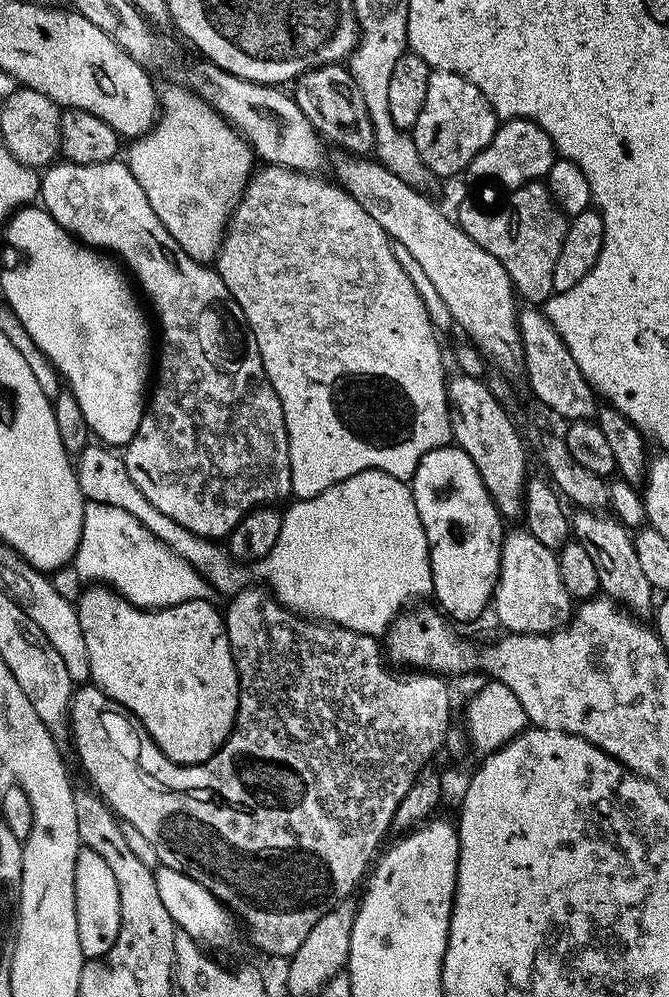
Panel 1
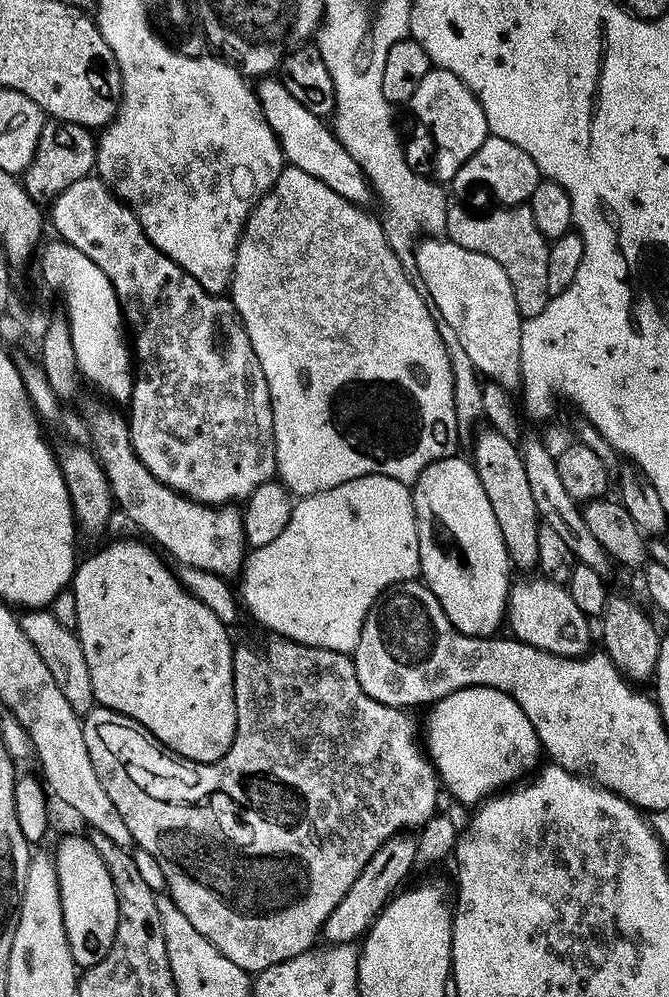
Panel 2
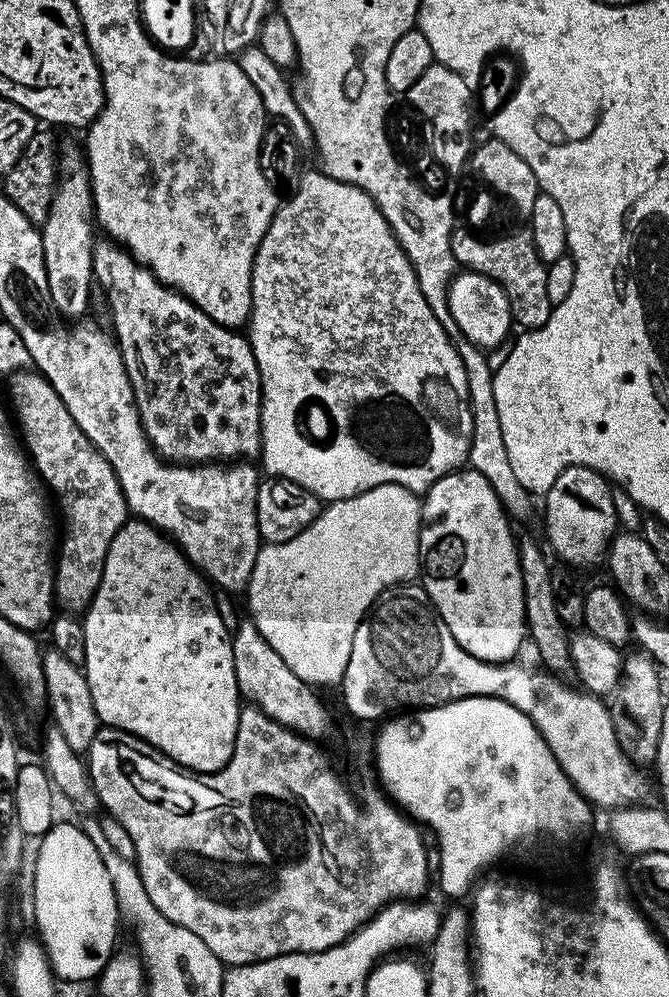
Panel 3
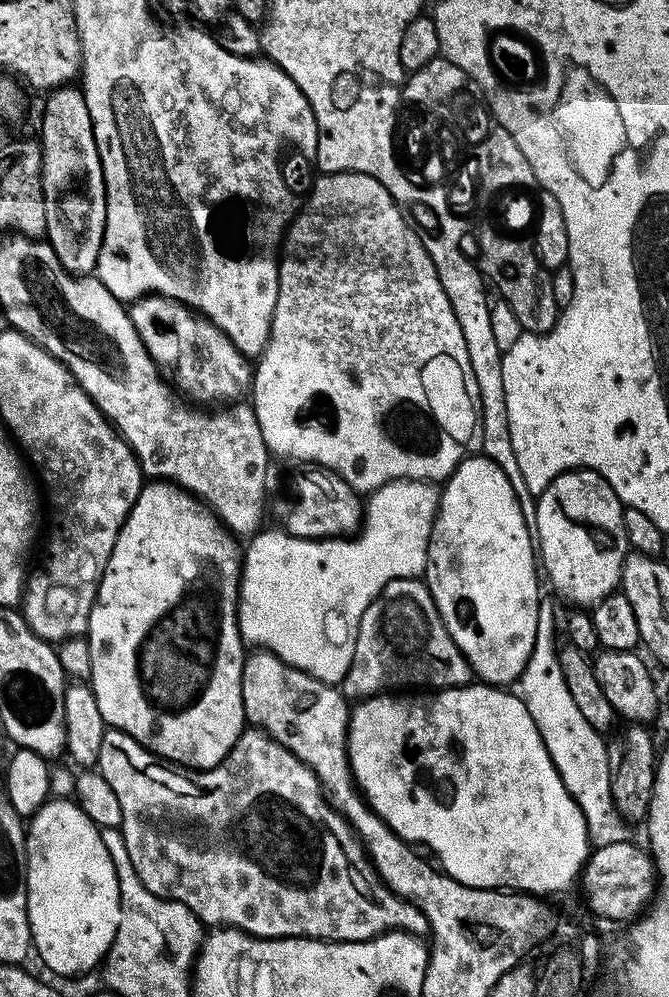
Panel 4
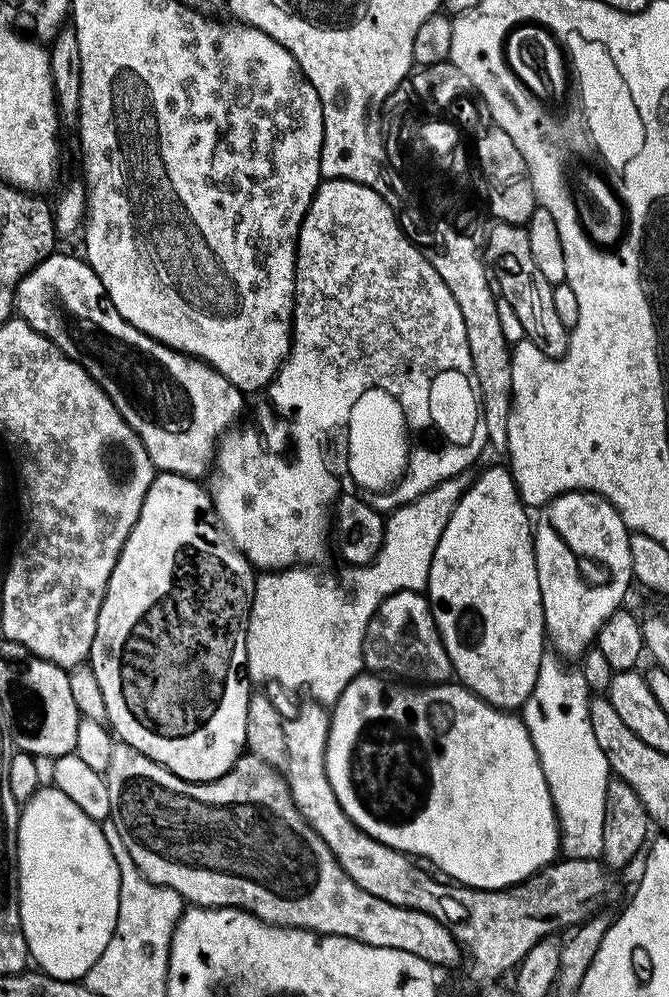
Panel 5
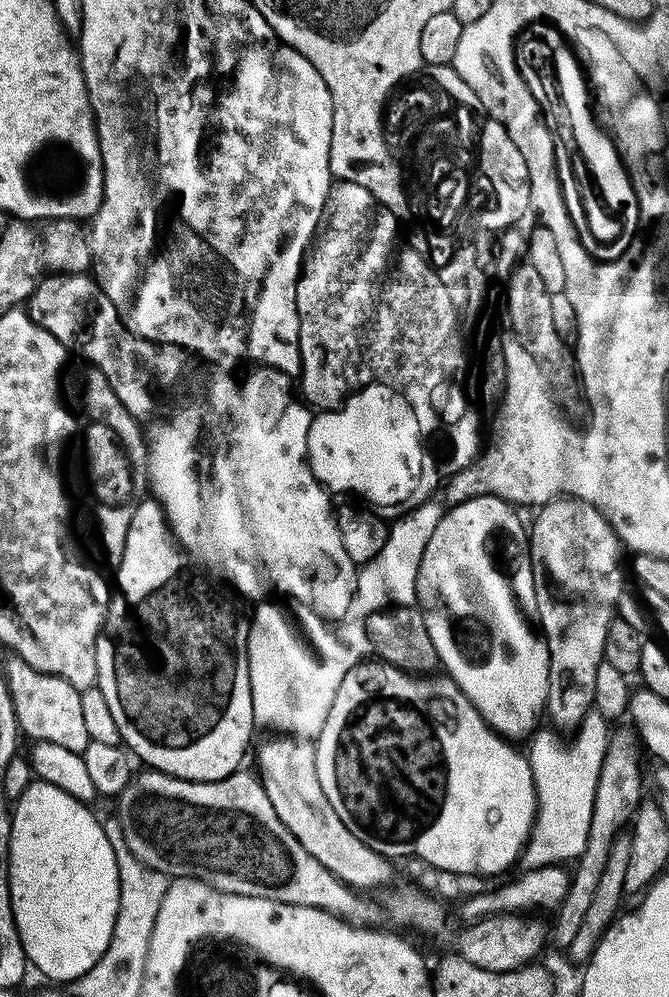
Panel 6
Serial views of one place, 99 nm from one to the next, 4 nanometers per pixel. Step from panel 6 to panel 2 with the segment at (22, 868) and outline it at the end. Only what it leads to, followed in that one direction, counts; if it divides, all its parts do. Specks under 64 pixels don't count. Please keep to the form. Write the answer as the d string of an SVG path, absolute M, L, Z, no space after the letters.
M64 836L54 851L60 901L62 902L62 922L66 926L66 938L72 951L77 969L83 970L102 962L114 942L114 934L118 926L118 898L114 894L114 882L110 882L110 874L98 854L94 850L91 839L80 836Z

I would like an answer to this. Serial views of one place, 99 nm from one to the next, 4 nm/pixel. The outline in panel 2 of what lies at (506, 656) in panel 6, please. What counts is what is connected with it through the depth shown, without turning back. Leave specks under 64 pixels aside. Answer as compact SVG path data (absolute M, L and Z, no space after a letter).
M447 456L426 466L426 470L420 472L416 483L411 485L418 530L419 575L438 598L442 610L446 610L446 618L450 618L450 622L459 632L467 636L491 637L495 633L492 631L506 620L510 561L506 542L502 542L502 530L498 530L498 521L495 520L494 510L490 507L490 498L486 498L486 490L482 490L476 466L471 459L464 457L463 460L462 456Z

